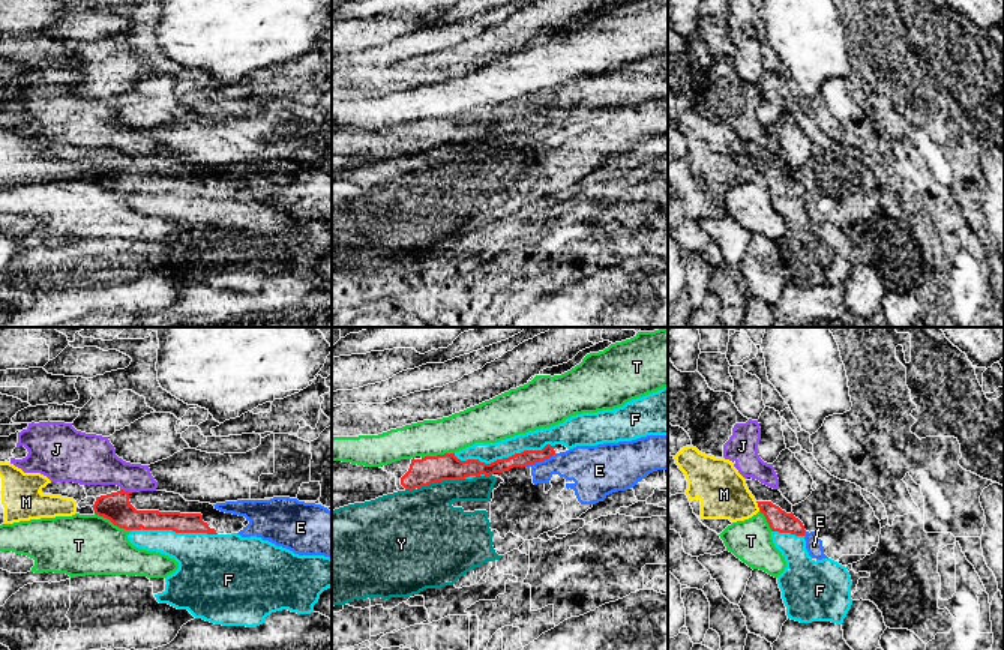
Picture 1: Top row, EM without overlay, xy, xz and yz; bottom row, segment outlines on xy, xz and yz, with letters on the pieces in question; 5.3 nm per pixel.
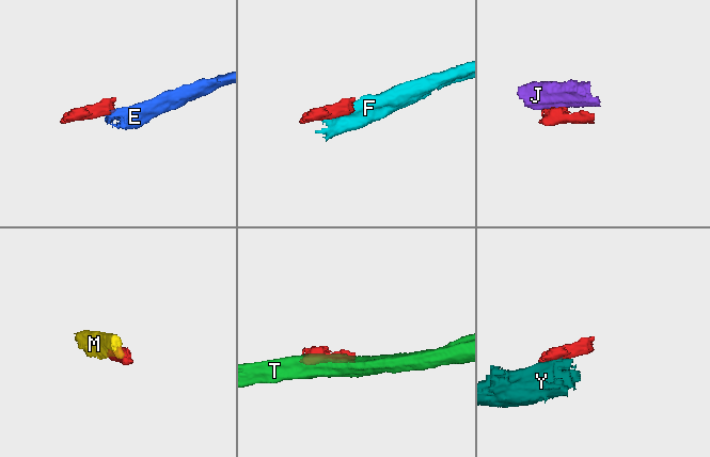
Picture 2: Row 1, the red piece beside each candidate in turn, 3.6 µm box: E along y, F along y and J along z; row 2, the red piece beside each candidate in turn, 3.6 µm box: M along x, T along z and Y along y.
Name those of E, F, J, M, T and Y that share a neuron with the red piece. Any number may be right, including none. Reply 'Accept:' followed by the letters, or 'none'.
Accept: none

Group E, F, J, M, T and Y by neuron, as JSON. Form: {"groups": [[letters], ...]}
{"groups": [["E", "Y"], ["F"], ["J"], ["M"], ["T"]]}

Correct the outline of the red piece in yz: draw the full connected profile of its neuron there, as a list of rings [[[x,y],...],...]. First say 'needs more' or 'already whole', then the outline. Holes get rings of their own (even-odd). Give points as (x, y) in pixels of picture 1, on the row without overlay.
needs more; [[[756,143],[746,144],[746,149],[755,161],[759,176],[765,180],[771,195],[804,200],[803,186],[794,180],[792,168],[779,153],[773,153]]]

